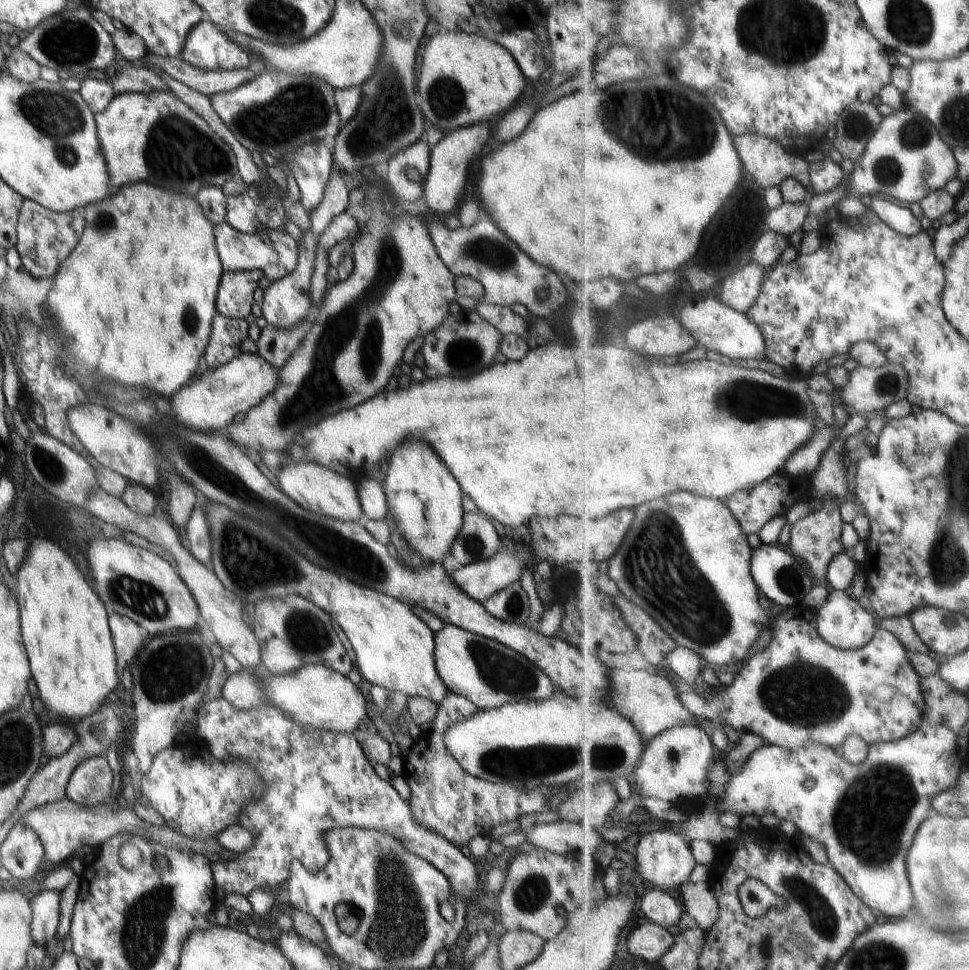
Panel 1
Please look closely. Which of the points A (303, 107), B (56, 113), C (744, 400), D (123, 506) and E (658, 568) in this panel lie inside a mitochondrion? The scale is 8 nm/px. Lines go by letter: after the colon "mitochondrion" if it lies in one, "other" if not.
A: mitochondrion
B: mitochondrion
C: mitochondrion
D: other
E: mitochondrion

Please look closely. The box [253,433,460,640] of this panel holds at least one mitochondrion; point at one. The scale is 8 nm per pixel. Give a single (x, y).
(357, 560)

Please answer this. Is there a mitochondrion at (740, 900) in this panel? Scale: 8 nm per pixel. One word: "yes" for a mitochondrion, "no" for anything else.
no

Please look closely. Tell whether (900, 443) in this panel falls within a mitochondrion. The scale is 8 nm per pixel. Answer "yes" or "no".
no

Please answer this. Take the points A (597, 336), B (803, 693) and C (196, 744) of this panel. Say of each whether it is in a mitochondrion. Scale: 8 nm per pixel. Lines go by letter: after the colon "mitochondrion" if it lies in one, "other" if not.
A: mitochondrion
B: mitochondrion
C: other

